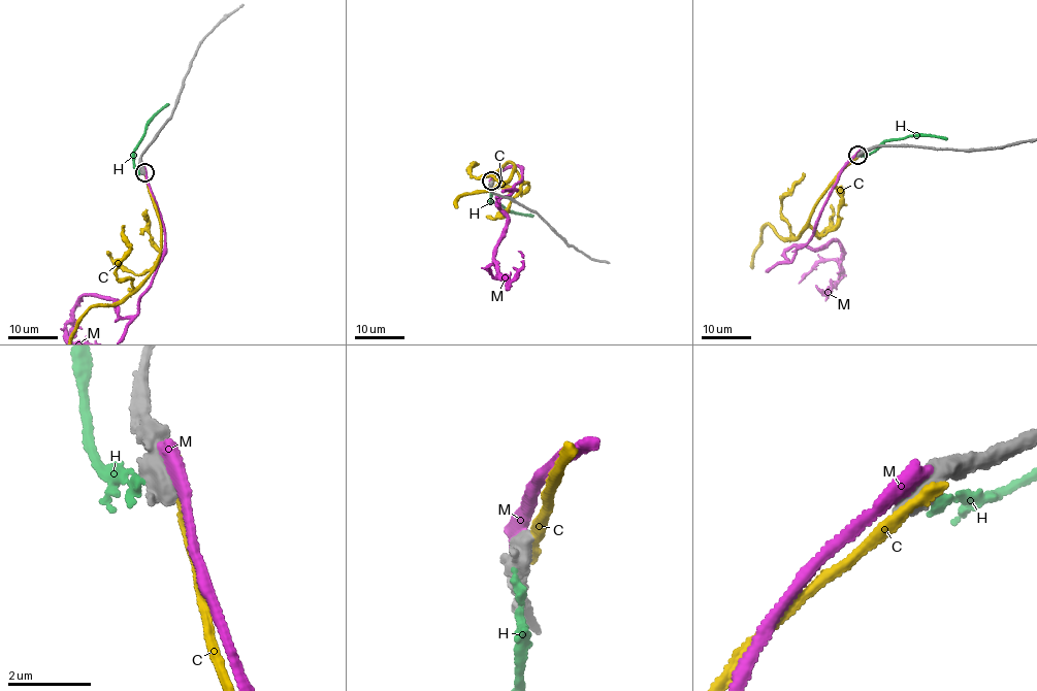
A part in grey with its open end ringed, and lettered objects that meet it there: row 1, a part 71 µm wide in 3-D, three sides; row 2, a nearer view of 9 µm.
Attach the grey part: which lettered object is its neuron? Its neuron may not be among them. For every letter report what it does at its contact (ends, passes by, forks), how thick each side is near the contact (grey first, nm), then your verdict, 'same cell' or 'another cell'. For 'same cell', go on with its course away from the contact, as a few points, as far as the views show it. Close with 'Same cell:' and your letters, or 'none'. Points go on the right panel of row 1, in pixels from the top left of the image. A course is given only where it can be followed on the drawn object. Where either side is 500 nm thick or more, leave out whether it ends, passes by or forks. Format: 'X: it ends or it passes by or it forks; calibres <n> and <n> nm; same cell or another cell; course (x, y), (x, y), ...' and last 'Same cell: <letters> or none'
C: calibres 700 and 320 nm; another cell
H: calibres 700 and 200 nm; another cell
M: calibres 700 and 460 nm; another cell
Same cell: none

